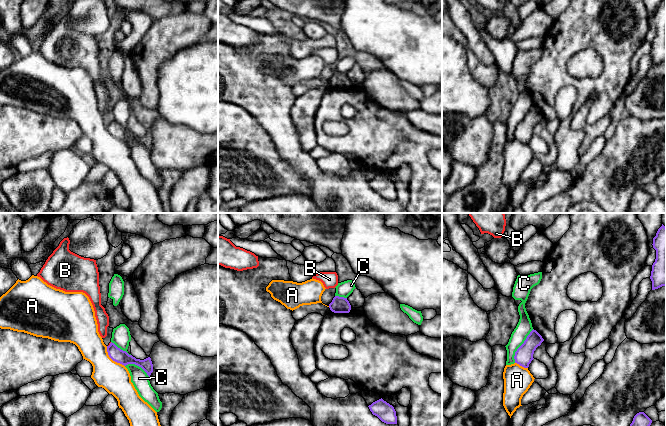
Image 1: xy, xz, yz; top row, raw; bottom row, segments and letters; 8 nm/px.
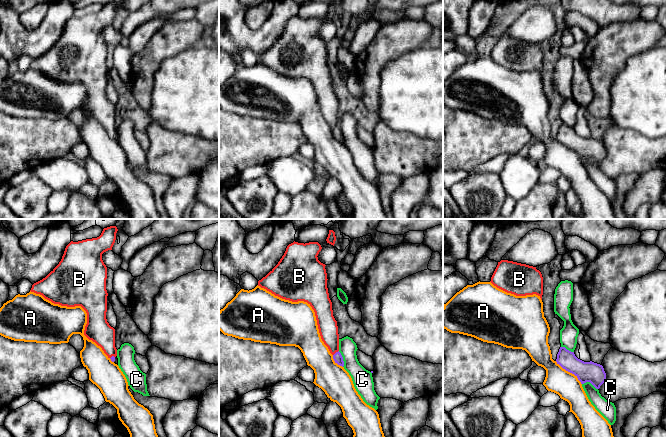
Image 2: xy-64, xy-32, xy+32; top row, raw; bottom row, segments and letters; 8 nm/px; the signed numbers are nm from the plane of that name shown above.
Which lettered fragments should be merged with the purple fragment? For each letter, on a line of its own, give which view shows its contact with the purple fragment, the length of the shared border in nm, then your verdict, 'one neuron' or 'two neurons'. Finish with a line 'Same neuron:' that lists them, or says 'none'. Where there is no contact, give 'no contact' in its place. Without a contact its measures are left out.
A: xy | 220 nm | two neurons
B: xy | 50 nm | one neuron
C: yz | 320 nm | two neurons
Same neuron: B

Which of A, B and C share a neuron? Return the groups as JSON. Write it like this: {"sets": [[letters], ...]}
{"sets": [["A"], ["B"], ["C"]]}

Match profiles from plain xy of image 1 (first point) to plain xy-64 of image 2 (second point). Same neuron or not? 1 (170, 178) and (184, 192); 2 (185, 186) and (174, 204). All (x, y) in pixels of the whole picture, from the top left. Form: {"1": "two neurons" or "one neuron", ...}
{"1": "two neurons", "2": "one neuron"}

